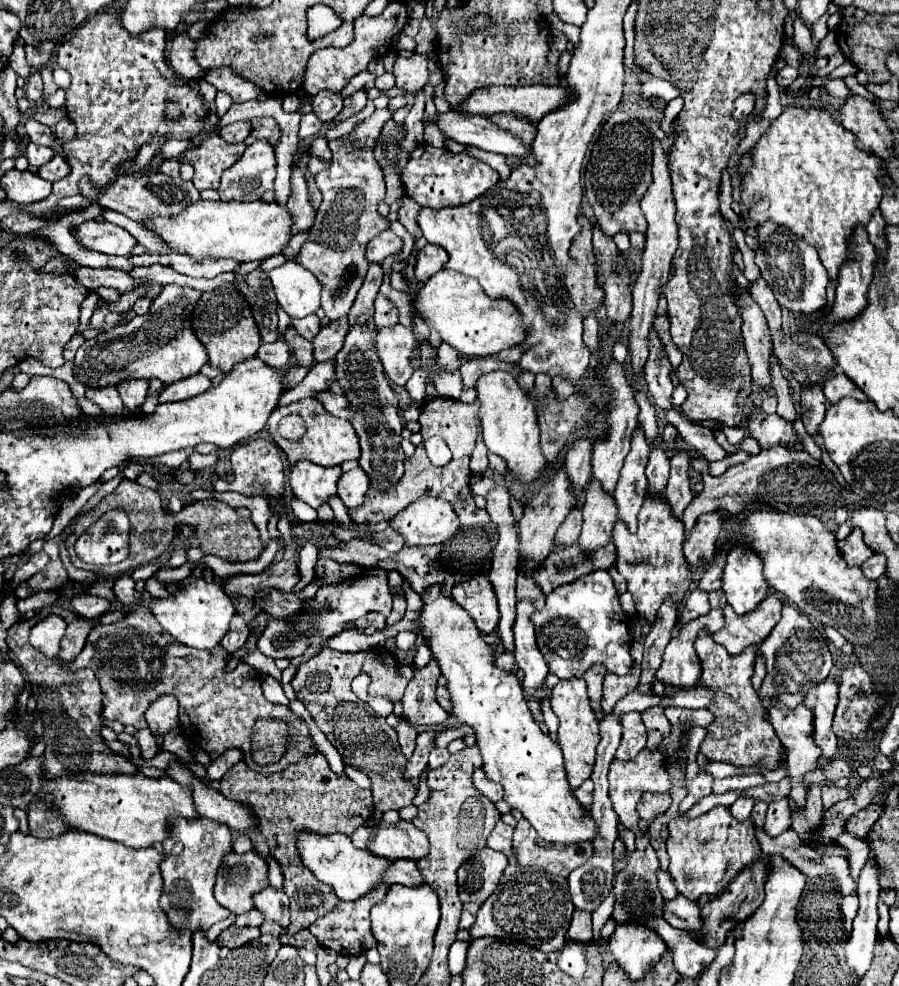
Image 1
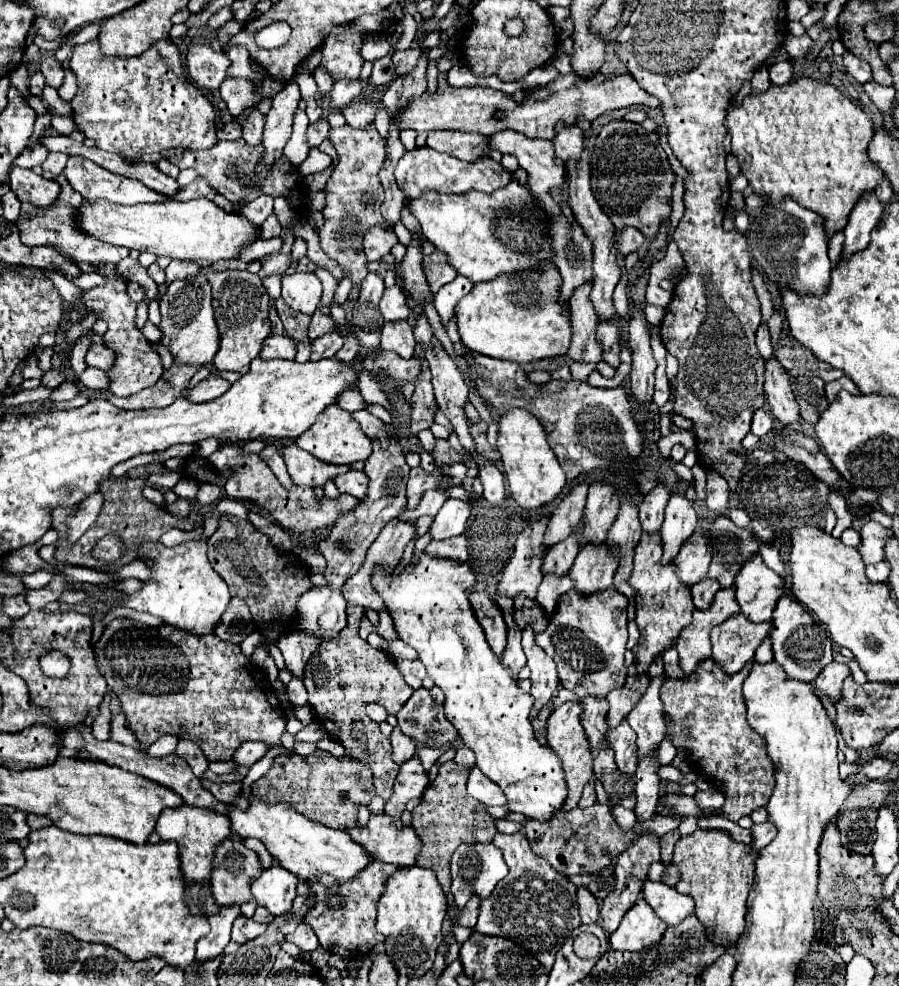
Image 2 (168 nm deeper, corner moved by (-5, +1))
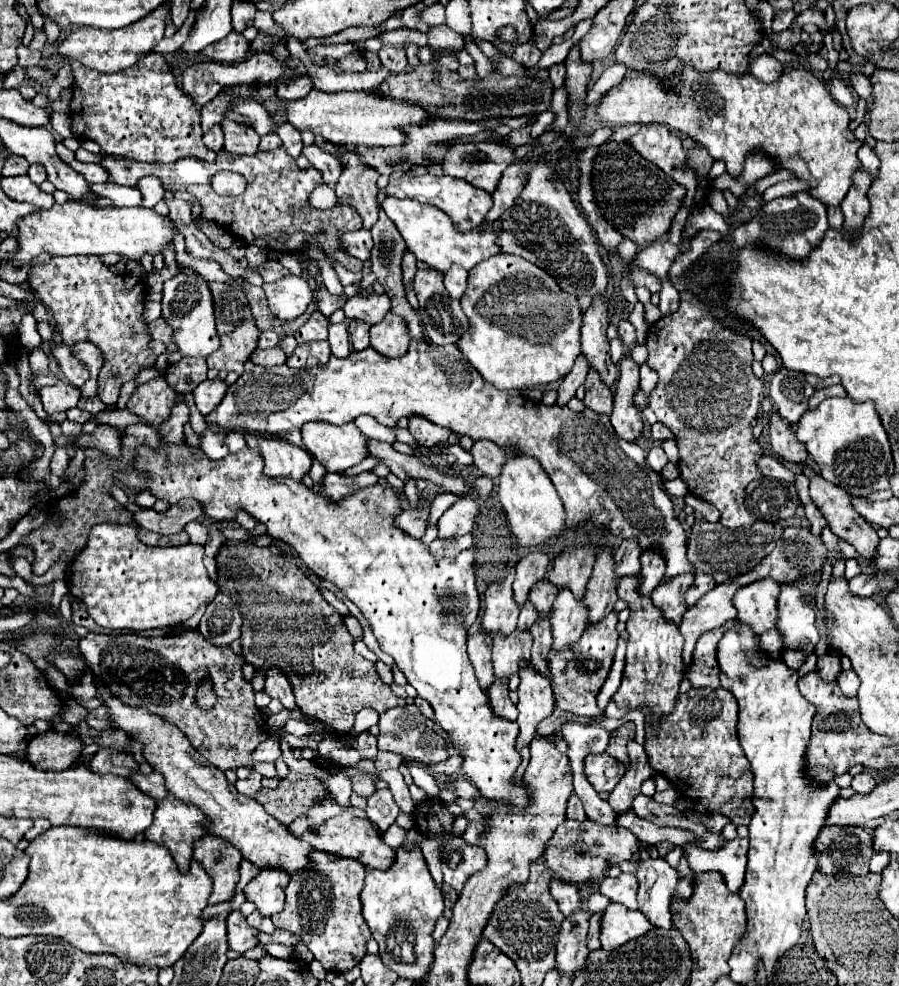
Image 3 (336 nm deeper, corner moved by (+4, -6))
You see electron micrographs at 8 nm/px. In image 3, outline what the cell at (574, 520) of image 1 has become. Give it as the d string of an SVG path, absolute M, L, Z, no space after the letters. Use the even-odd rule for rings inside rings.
M540 581L538 585L534 585L530 589L530 603L534 605L534 609L540 615L548 615L554 603L554 597L558 595L558 589L554 585L550 585L548 581Z

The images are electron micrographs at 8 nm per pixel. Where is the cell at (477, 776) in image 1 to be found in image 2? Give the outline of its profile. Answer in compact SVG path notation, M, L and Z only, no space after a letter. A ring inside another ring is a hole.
M477 768L471 770L471 774L469 774L467 792L469 792L475 800L483 802L485 806L503 806L503 804L505 804L505 794L503 794L503 790L501 790L495 782L491 782L489 778L485 778L485 776L481 774L481 770L477 770Z

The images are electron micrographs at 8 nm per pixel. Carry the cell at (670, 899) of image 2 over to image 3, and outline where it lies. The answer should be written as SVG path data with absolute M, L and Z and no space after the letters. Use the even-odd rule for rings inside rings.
M620 873L618 877L604 877L600 883L600 893L606 895L610 901L622 903L628 909L638 909L636 893L638 893L638 879L632 873Z

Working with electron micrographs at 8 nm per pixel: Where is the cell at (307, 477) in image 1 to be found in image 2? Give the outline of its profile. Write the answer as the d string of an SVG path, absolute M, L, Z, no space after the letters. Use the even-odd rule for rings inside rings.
M295 444L285 446L281 450L283 460L287 464L287 470L297 486L309 486L309 488L323 488L329 480L337 478L339 474L347 472L349 466L335 466L317 460L313 454L303 452Z

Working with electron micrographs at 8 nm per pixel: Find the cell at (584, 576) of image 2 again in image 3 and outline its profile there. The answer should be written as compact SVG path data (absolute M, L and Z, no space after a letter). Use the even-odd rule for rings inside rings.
M560 589L550 617L554 651L562 651L582 637L586 629L586 617L588 613L582 601L576 601L568 589Z

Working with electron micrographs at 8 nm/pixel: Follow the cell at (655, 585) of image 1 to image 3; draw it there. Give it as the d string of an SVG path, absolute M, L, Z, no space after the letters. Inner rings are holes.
M638 575L620 579L618 597L628 603L630 617L626 621L628 649L626 649L624 677L612 699L618 707L624 707L624 709L648 707L652 719L662 719L670 715L678 697L678 687L684 671L684 663L682 663L684 639L680 637L680 631L676 625L664 621L662 611L652 605L650 597L644 597L638 593Z

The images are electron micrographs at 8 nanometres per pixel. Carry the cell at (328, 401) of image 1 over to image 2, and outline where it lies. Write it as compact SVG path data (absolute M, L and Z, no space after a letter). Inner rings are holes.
M357 410L351 414L359 424L361 424L361 430L369 436L369 438L379 438L383 448L387 448L389 440L387 440L387 434L383 432L383 422L379 418L375 418L373 414L369 414L367 410Z

